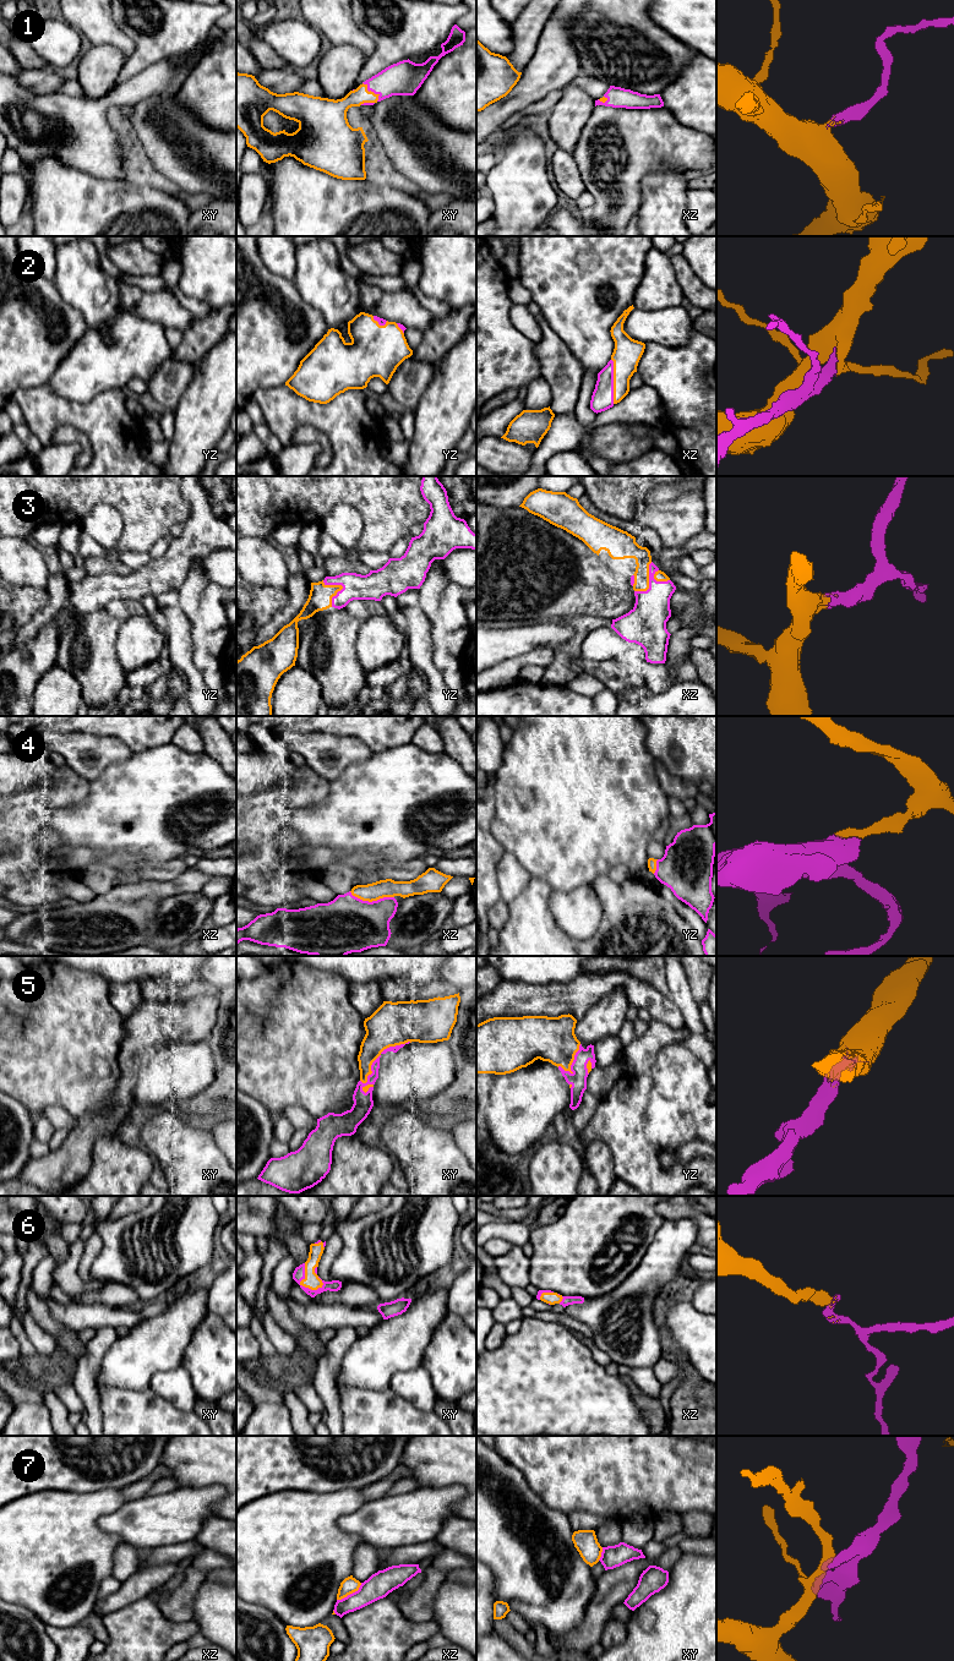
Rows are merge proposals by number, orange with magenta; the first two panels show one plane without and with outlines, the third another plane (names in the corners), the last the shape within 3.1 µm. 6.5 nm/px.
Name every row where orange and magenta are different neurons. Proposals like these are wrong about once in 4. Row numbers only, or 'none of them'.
7

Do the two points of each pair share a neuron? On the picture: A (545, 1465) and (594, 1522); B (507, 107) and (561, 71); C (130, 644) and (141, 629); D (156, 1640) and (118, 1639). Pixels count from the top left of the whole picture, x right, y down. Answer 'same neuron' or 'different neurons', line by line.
A: different neurons
B: same neuron
C: same neuron
D: same neuron

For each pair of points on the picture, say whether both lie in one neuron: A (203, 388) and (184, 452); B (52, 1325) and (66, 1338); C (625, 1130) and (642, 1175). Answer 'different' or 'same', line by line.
A: same
B: same
C: same

